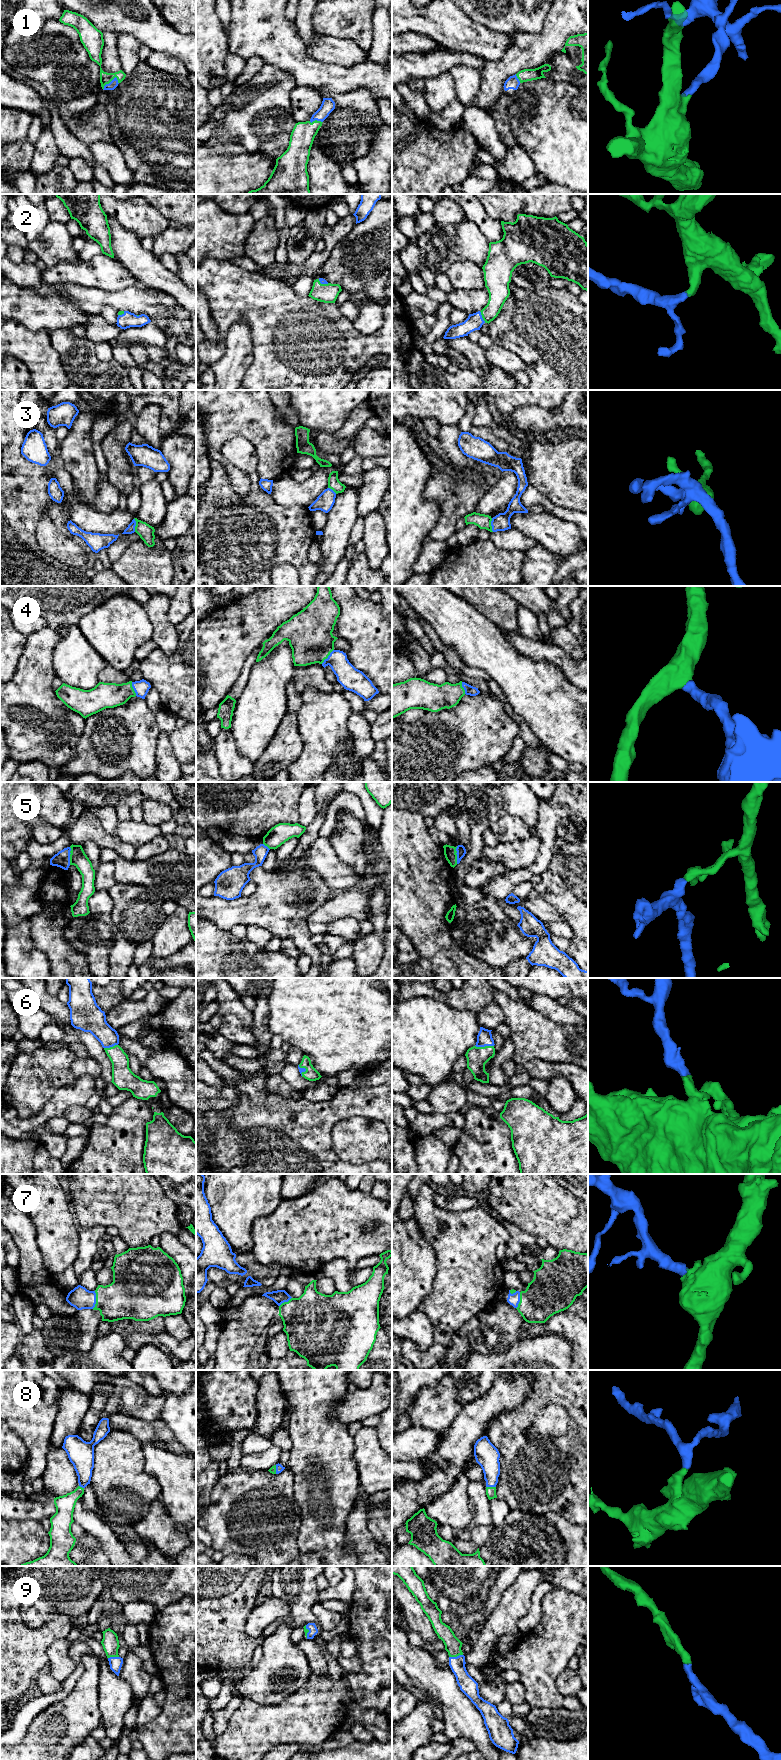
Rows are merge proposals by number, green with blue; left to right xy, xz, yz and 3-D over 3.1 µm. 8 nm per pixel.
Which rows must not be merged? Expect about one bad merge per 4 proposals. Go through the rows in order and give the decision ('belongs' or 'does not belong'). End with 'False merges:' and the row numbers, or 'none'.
1: belongs
2: belongs
3: does not belong
4: belongs
5: does not belong
6: belongs
7: belongs
8: belongs
9: belongs
False merges: 3, 5

